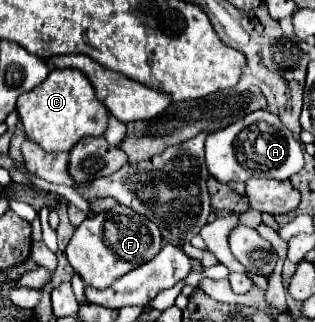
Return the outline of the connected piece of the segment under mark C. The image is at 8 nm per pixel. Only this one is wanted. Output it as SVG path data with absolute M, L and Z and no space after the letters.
M72 68L52 70L38 88L18 98L16 110L28 140L36 142L46 152L70 152L80 138L102 136L108 126L106 106L102 106L102 102L94 96L90 80Z

